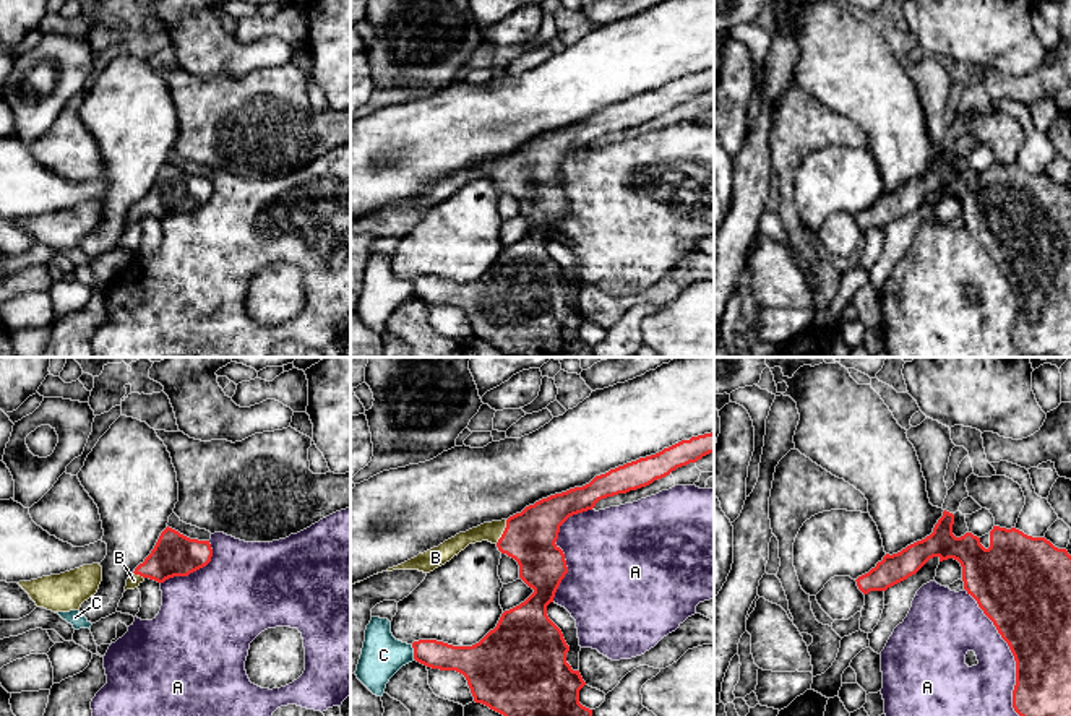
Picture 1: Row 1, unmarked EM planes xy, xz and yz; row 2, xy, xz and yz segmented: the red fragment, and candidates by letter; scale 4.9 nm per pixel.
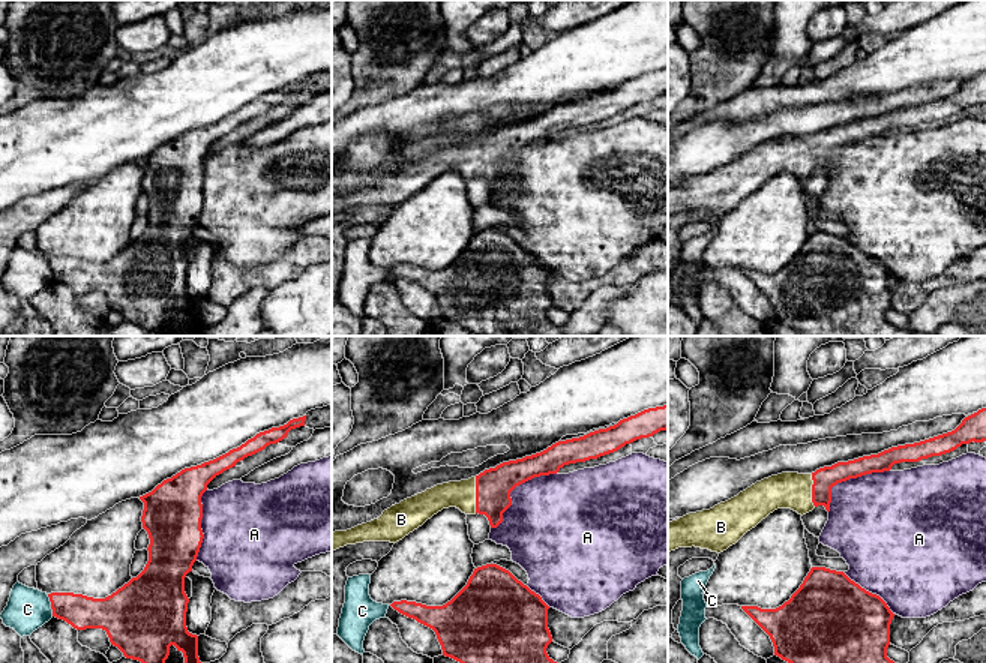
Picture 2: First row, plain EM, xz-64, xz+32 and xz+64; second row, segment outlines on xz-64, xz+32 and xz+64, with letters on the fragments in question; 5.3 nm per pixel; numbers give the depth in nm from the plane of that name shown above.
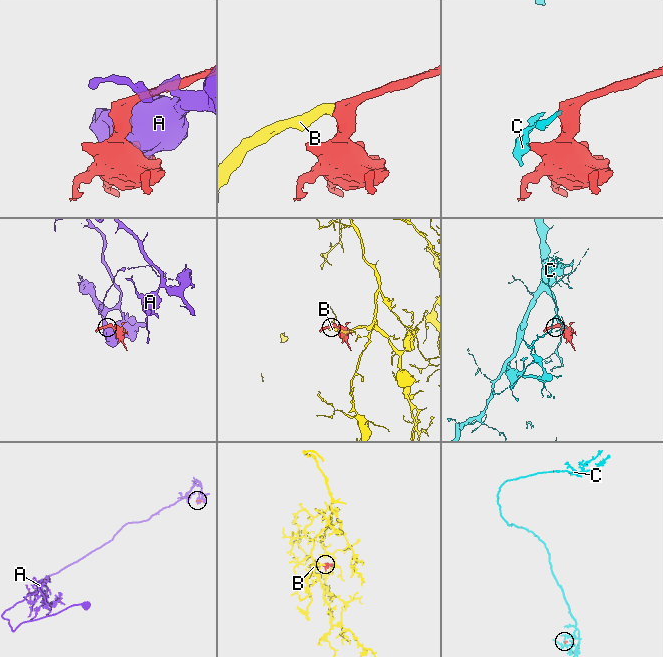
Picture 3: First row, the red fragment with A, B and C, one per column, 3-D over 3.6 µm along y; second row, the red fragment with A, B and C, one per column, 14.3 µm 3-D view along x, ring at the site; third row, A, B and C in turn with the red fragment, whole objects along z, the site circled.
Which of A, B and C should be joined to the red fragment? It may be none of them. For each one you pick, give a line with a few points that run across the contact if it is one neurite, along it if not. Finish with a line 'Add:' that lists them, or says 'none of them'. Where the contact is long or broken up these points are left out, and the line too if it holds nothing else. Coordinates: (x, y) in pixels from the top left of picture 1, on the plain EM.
B: line xz (529, 174), (510, 172), (503, 168), (492, 168)
Add: B

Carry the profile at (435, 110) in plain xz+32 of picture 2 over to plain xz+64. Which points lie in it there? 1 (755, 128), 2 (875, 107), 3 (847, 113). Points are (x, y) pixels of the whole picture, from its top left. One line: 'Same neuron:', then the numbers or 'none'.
Same neuron: none

